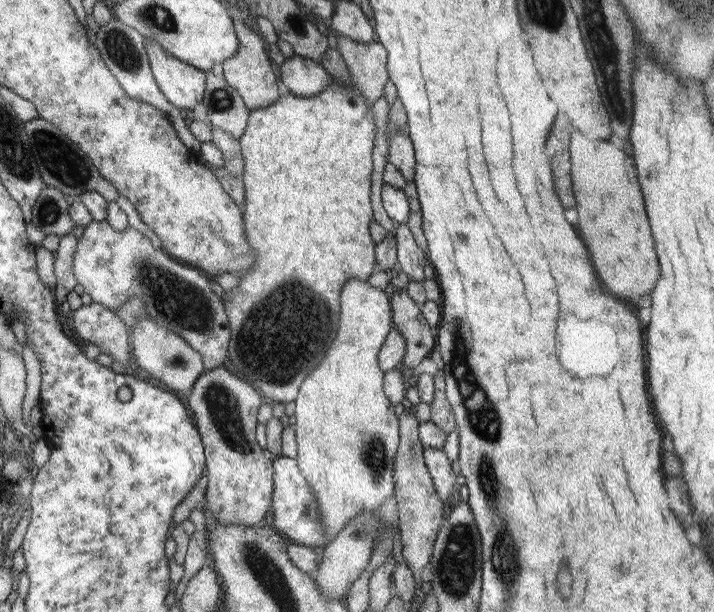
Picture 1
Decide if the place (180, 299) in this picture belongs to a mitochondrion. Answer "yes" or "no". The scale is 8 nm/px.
yes

